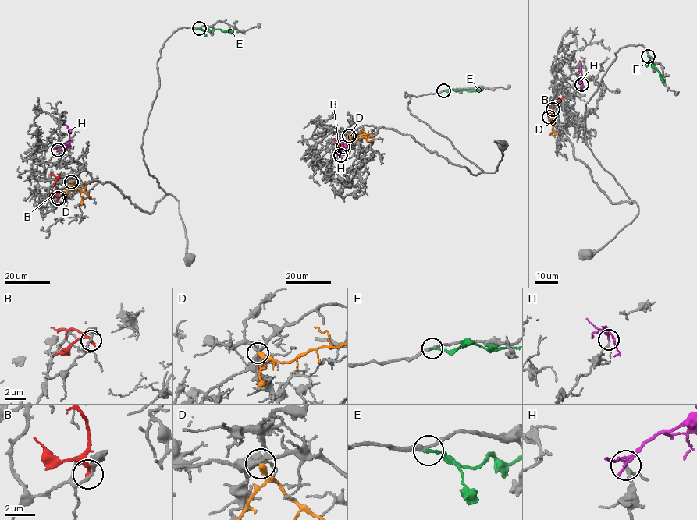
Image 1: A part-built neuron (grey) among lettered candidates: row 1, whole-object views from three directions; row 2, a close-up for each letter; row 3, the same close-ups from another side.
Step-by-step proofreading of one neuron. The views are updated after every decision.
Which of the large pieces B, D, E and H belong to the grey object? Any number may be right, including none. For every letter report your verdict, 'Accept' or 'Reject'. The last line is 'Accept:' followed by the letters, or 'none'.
B: Reject
D: Reject
E: Reject
H: Accept
Accept: H

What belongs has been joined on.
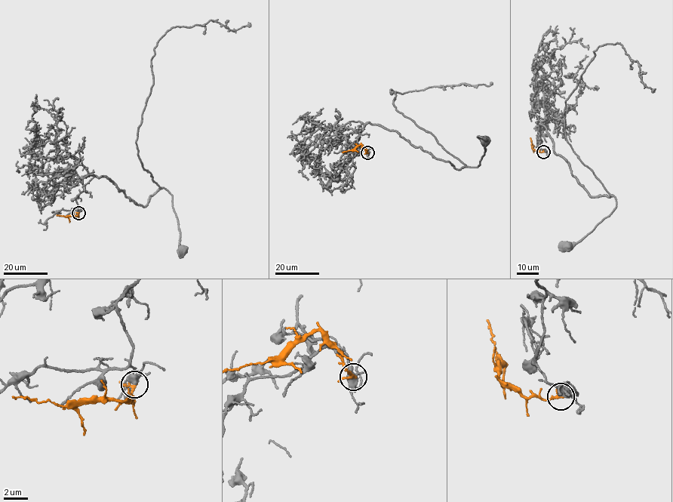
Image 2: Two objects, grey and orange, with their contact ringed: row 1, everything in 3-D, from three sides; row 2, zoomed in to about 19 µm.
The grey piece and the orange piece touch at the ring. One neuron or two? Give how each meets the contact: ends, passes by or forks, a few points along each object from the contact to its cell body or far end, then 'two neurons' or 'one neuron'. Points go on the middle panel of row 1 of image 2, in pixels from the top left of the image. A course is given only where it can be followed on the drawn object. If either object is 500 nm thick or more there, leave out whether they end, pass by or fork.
grey forks there; orange passes by; grey runs (367, 152), (356, 144), (357, 131), (361, 124), (370, 122), (397, 132), (457, 169), (480, 165), (485, 140); orange runs (367, 152), (361, 144), (342, 152); two neurons

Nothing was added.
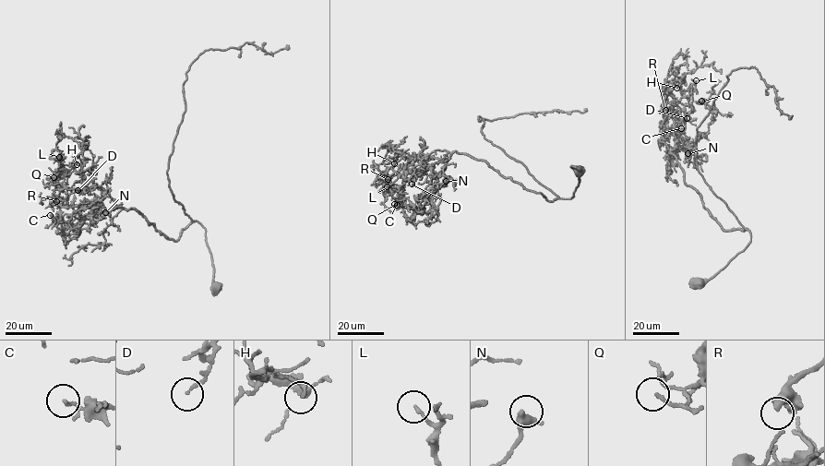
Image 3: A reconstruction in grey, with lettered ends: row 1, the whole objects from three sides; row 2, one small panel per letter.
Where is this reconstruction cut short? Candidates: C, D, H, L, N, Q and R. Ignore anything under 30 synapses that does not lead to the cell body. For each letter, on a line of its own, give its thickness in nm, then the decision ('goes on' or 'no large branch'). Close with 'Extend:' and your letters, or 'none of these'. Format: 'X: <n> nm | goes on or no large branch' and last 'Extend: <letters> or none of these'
C: 100 nm | no large branch
D: 120 nm | no large branch
H: 140 nm | no large branch
L: 110 nm | no large branch
N: 440 nm | no large branch
Q: 120 nm | no large branch
R: 280 nm | no large branch
Extend: none of these

